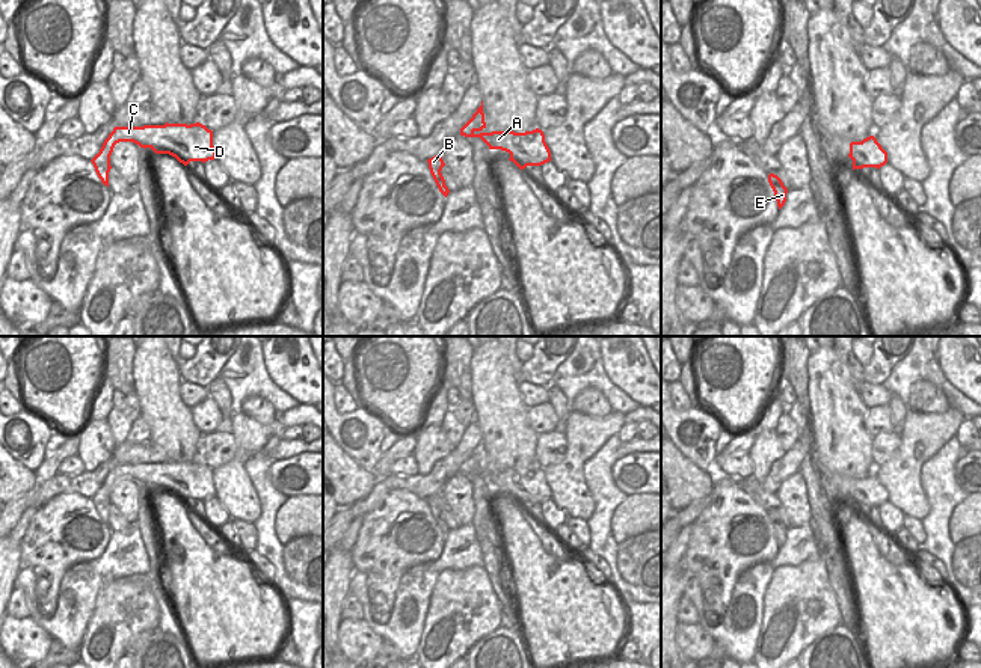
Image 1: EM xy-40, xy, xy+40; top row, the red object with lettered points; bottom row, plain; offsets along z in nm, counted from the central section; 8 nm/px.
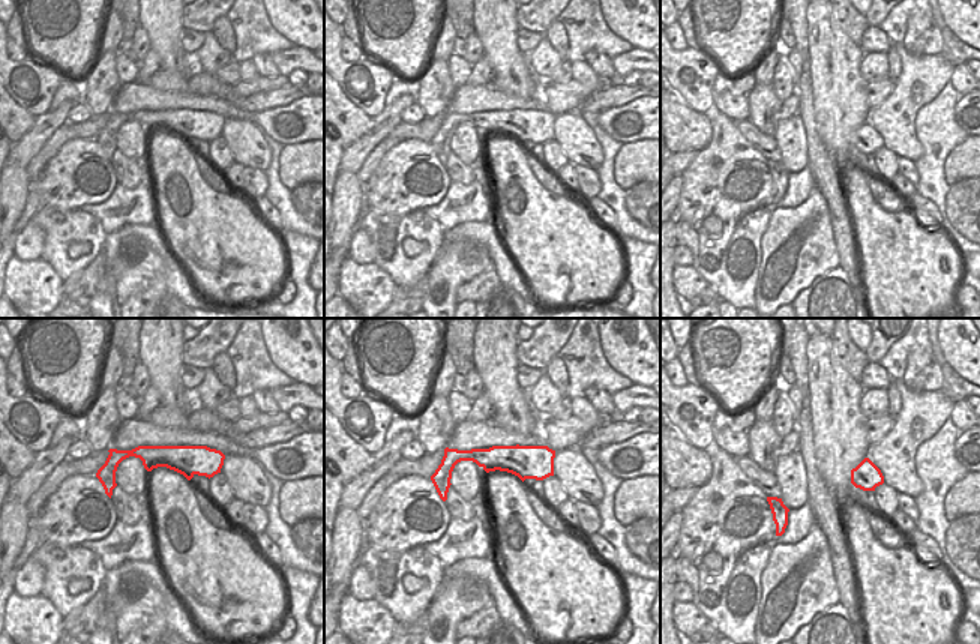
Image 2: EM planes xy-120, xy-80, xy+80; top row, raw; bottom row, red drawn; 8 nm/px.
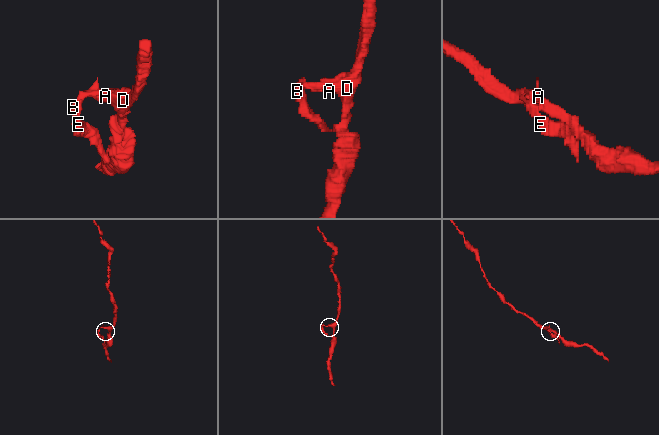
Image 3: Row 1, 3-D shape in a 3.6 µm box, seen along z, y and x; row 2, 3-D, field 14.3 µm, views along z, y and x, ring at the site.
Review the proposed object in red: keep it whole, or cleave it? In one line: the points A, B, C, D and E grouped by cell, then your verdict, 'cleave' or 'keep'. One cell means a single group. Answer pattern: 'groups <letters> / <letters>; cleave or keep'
groups A B C D E; keep

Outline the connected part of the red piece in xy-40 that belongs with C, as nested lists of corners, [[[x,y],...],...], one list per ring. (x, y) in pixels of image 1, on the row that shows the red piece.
[[[165,124],[143,127],[115,127],[104,140],[100,152],[91,160],[98,178],[109,187],[110,155],[119,142],[133,142],[140,148],[151,148],[155,154],[169,154],[187,166],[190,161],[216,158],[213,131],[196,124]]]

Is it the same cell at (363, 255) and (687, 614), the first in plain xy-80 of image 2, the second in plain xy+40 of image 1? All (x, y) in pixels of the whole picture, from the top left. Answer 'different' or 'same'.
same

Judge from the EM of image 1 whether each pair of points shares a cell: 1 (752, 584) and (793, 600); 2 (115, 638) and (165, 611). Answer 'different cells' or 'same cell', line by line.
1: different cells
2: different cells

